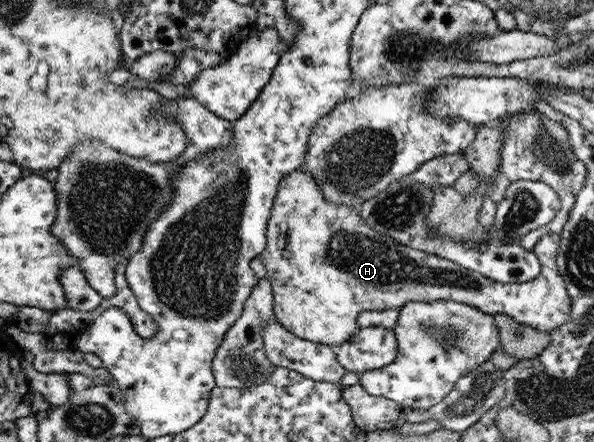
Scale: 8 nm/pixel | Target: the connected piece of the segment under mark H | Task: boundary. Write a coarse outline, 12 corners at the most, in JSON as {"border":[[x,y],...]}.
{"border":[[298,169],[267,247],[275,319],[335,348],[360,312],[447,298],[551,332],[560,234],[500,283],[374,231]]}

